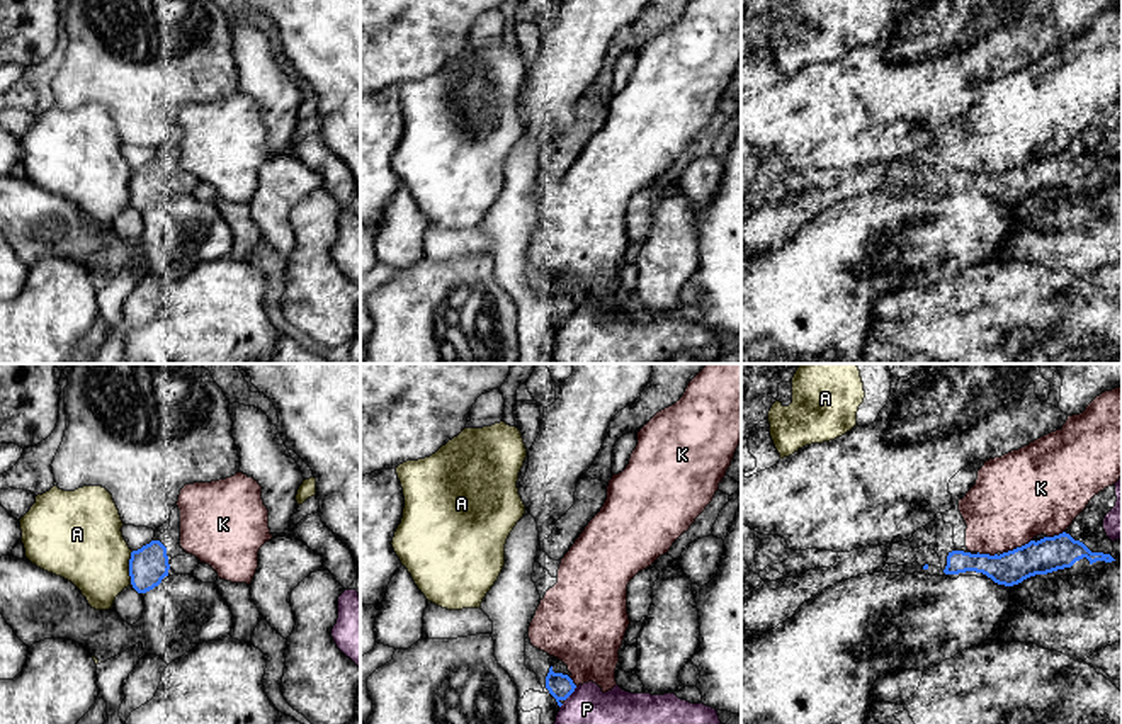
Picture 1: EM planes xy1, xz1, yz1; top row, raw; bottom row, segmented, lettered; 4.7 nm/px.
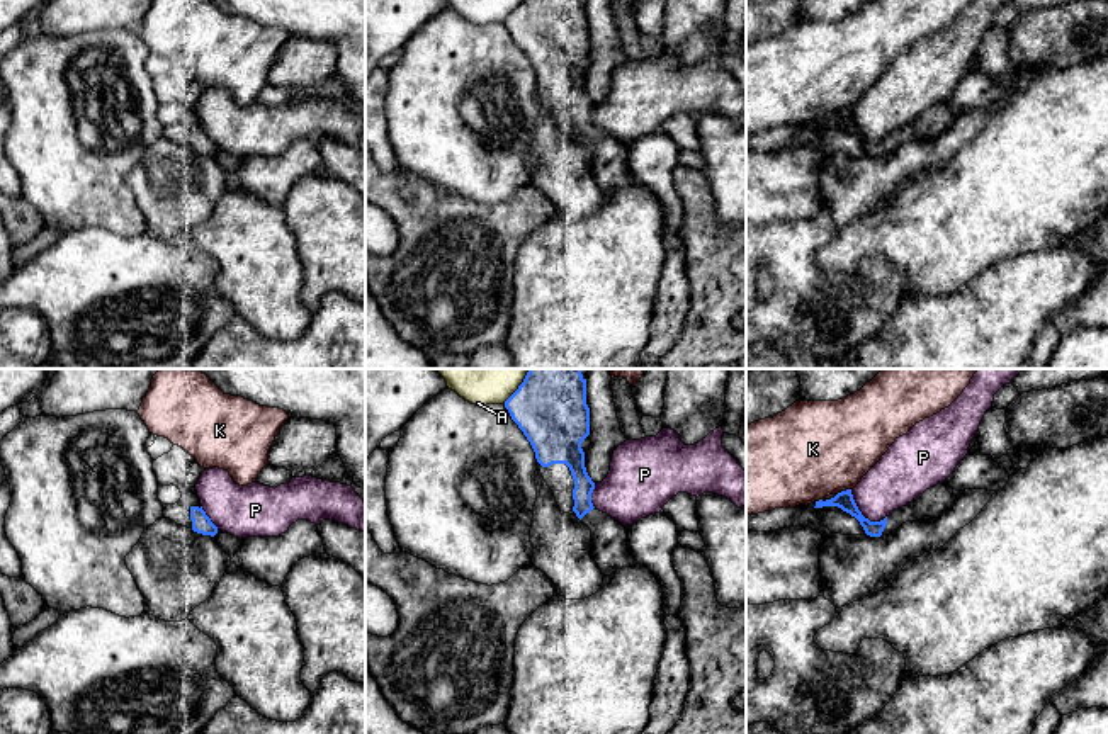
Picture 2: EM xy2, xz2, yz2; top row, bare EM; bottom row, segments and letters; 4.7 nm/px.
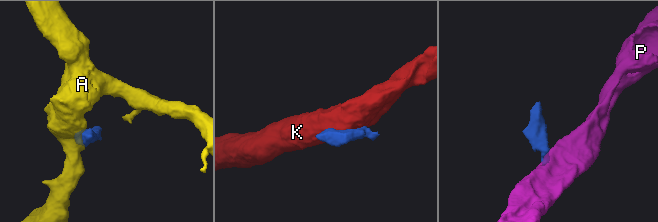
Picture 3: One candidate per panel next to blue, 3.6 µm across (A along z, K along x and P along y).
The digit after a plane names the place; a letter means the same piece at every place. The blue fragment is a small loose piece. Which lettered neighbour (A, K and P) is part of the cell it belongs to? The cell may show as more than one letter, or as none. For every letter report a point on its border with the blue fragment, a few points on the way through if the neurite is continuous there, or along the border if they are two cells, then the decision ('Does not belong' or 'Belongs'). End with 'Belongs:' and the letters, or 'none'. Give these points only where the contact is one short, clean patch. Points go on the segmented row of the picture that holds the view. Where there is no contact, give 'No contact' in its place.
A: Touches blue at xy1 (130, 568). Boundary: xy1 (133, 551), (130, 583). Does not belong
K: Touches blue at yz1 (1017, 548). Does not belong
P: Touches blue at yz2 (860, 513). Does not belong
Belongs: none

